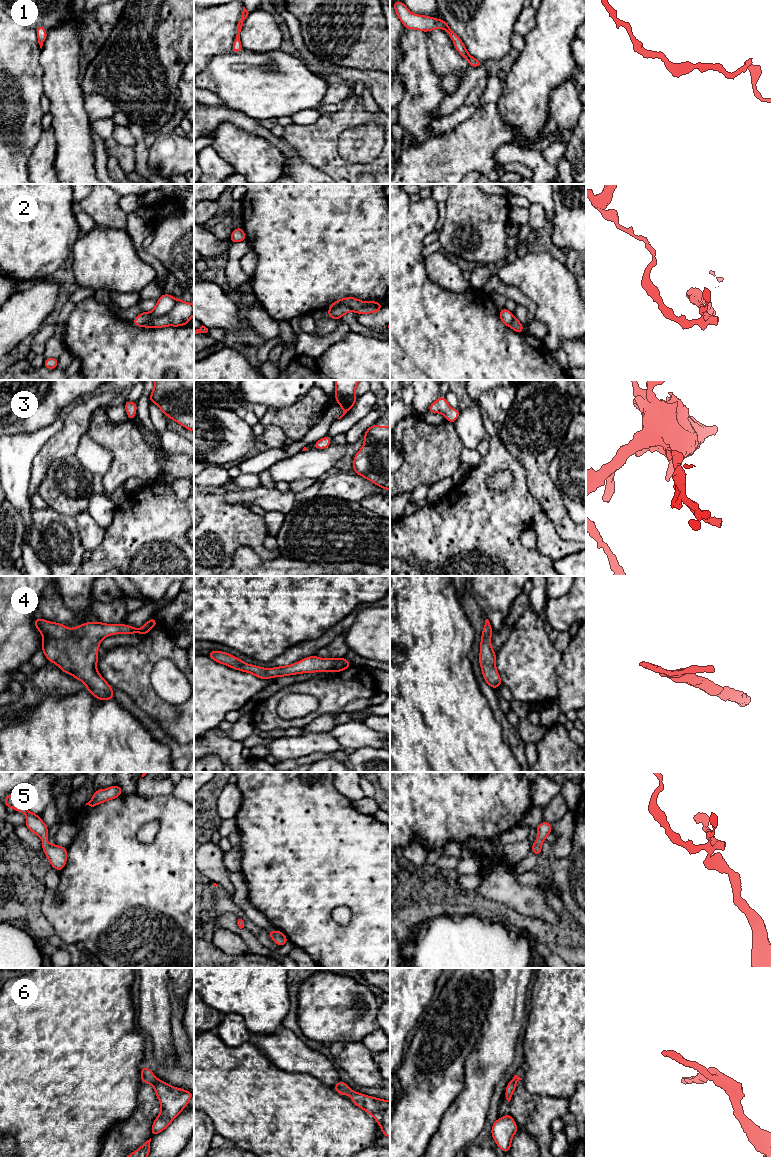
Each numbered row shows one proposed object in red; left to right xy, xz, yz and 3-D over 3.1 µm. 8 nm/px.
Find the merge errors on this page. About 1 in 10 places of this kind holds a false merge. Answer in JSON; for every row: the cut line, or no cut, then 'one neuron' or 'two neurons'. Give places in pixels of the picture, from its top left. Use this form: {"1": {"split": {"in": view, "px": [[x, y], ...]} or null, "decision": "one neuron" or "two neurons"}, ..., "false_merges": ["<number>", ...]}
{"1": {"split": null, "decision": "one neuron"}, "2": {"split": {"in": "xy", "px": [[177, 299], [174, 306], [162, 315], [153, 316], [149, 312]]}, "decision": "two neurons"}, "3": {"split": null, "decision": "one neuron"}, "4": {"split": null, "decision": "one neuron"}, "5": {"split": null, "decision": "one neuron"}, "6": {"split": null, "decision": "one neuron"}, "false_merges": ["2"]}

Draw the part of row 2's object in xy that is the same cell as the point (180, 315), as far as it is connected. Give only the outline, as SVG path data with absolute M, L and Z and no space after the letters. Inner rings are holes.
M177 299L173 309L160 317L153 317L150 312L143 311L132 323L138 327L150 324L152 328L162 328L167 326L179 327L189 324L191 317L194 315L194 304Z

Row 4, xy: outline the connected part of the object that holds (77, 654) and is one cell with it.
M35 618L34 625L43 635L41 650L44 652L48 661L56 664L63 673L69 673L80 682L84 682L88 692L95 696L98 700L114 699L113 688L97 671L98 648L101 641L110 635L115 634L136 634L146 635L157 625L155 618L149 619L140 629L126 624L106 624L102 622L85 622L80 626L75 626L71 630L60 623L46 621L44 619Z

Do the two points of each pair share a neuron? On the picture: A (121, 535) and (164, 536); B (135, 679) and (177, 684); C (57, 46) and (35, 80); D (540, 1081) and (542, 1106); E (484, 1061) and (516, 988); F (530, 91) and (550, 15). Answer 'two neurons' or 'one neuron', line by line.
A: one neuron
B: two neurons
C: two neurons
D: two neurons
E: one neuron
F: one neuron

